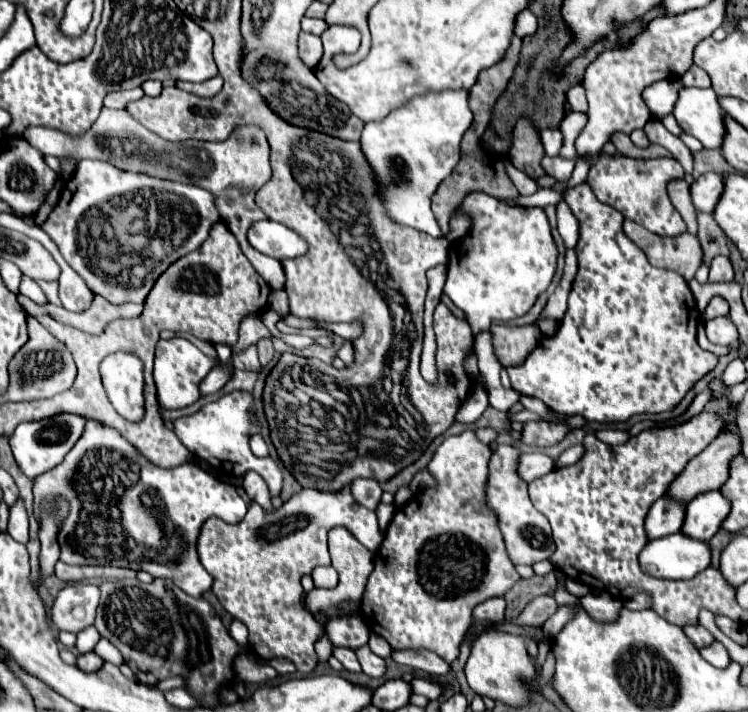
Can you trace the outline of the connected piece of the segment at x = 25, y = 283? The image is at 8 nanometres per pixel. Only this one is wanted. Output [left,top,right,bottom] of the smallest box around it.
[19,275,47,304]

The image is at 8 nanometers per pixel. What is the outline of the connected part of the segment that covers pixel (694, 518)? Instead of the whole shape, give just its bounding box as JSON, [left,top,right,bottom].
[681,491,731,541]

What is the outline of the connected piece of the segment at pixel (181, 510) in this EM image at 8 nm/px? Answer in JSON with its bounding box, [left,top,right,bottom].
[33,421,247,597]

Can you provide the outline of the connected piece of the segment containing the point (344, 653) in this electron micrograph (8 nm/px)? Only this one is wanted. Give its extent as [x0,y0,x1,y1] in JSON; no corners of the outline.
[333,647,361,673]

